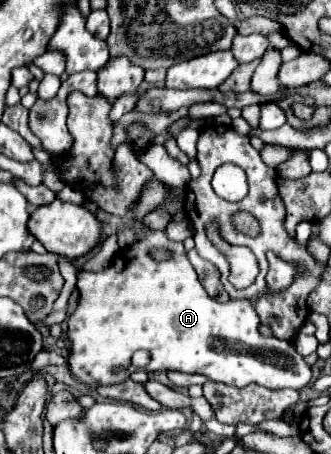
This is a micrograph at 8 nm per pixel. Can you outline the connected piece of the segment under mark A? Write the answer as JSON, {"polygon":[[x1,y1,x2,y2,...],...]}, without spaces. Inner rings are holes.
{"polygon":[[146,231,142,239,136,239,130,247,118,251,112,259,112,265,102,271,80,271,78,273,78,307,68,317,68,335,72,341,70,351,70,371,84,383,90,385,112,385,130,377,136,367,130,357,138,349,148,349,152,359,146,365,146,371,182,371,182,373,200,373,210,381,246,387,250,383,268,387,268,389,302,389,310,383,312,371,304,363,302,355,288,341,278,341,260,333,260,317,250,299,230,299,220,303,204,291,196,271,192,269,186,249,178,241,168,241,164,231],[152,247,172,249,172,259,156,263,148,255]]}

